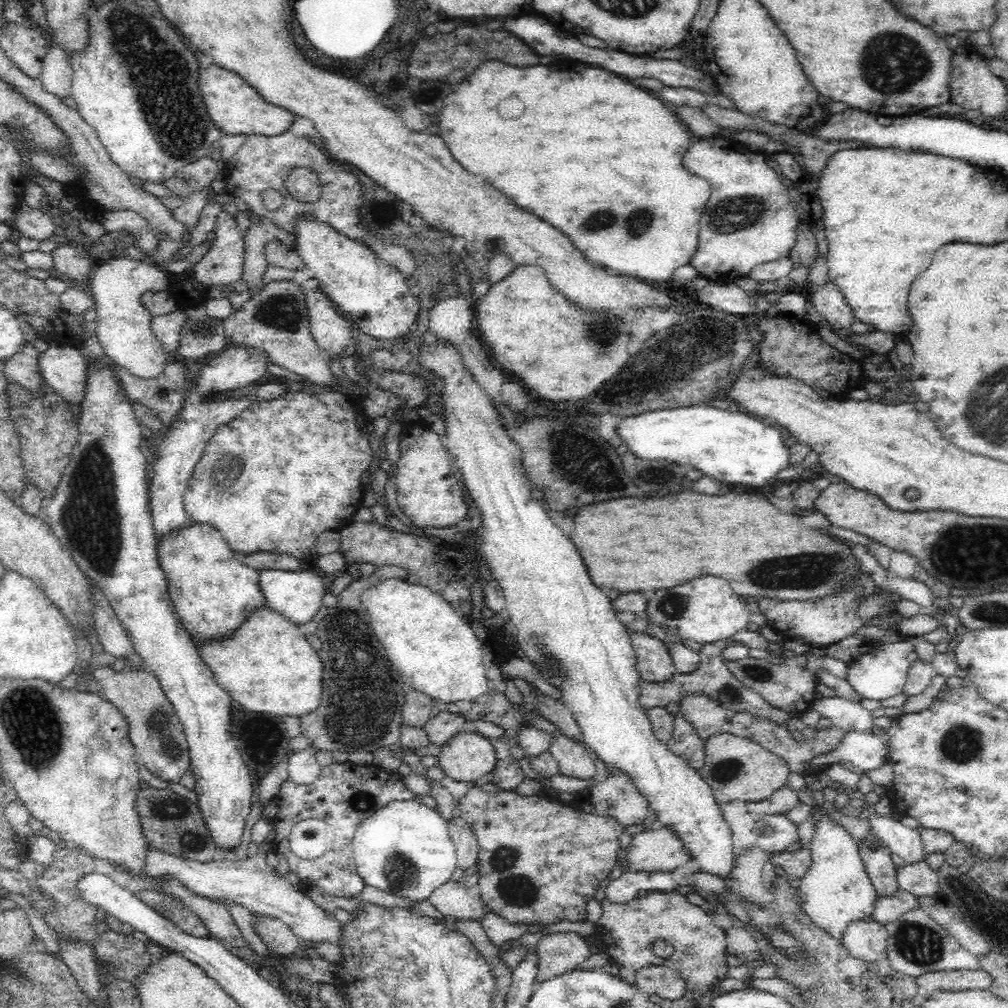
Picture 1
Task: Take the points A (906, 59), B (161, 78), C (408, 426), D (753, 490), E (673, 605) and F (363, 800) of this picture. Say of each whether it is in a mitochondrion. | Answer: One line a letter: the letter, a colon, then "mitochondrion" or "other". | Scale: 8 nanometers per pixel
A: mitochondrion
B: mitochondrion
C: other
D: other
E: mitochondrion
F: mitochondrion

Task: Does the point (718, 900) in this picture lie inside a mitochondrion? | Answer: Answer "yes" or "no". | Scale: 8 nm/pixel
no

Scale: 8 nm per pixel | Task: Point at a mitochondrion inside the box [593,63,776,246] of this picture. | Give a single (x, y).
(730, 216)

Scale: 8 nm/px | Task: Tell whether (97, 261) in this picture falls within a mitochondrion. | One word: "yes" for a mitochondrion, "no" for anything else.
no

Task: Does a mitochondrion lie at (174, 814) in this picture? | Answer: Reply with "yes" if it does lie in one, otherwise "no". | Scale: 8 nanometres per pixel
yes

